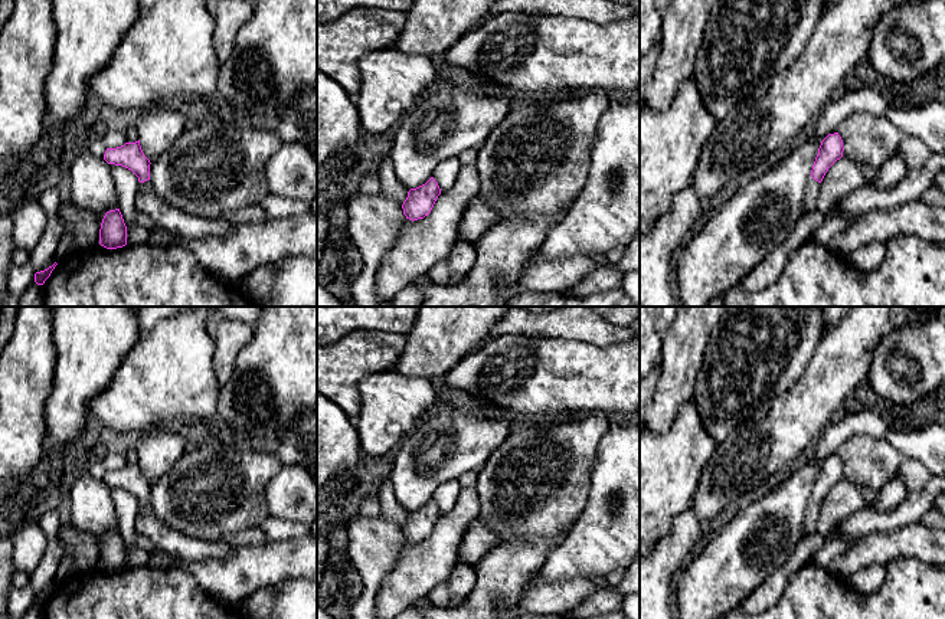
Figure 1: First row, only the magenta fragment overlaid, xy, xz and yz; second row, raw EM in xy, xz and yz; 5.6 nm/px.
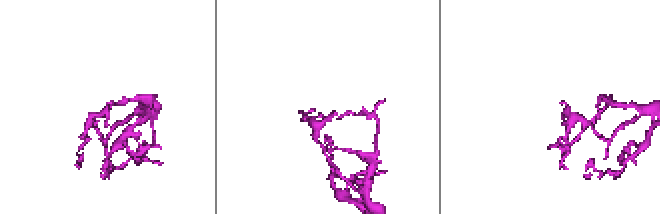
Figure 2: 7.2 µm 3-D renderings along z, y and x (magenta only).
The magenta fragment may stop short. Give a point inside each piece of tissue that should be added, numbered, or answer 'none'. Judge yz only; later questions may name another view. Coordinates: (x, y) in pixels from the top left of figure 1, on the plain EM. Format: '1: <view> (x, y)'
1: yz (811, 516)

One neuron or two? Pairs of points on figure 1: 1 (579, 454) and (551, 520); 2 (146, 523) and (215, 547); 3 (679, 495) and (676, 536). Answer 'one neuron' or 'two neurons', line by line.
1: one neuron
2: one neuron
3: two neurons

